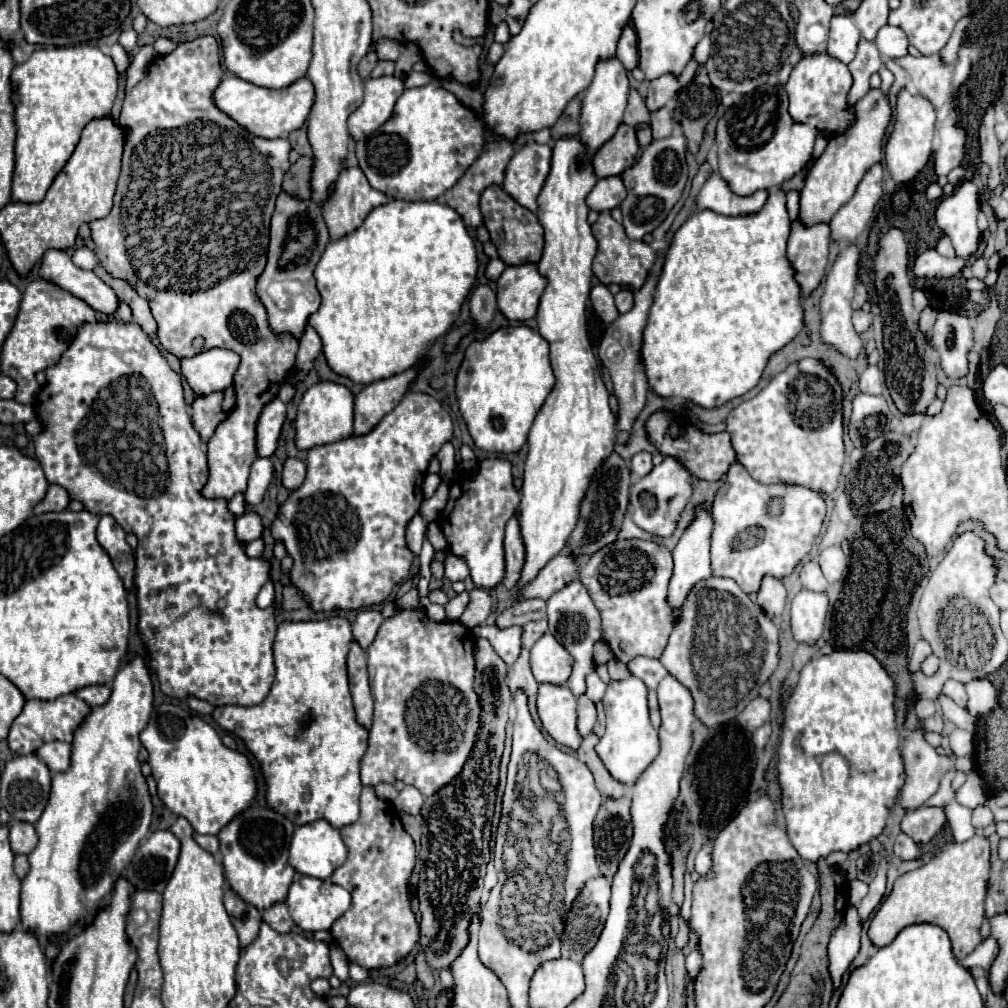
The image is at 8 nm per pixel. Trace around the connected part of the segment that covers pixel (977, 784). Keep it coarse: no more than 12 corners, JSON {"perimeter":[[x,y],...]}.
{"perimeter":[[977,772],[955,792],[955,800],[977,808],[987,800],[983,778]]}

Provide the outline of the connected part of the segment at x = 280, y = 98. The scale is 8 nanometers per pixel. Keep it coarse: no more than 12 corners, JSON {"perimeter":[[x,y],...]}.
{"perimeter":[[229,74],[213,100],[261,138],[305,124],[315,100],[307,76],[291,88]]}

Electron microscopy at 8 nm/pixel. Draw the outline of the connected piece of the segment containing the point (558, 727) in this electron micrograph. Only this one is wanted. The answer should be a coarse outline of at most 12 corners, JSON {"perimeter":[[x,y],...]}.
{"perimeter":[[539,684],[537,712],[557,744],[577,750],[577,700],[565,684]]}

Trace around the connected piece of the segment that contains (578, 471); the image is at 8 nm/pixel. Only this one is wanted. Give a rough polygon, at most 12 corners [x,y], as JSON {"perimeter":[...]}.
{"perimeter":[[555,140],[537,326],[555,386],[521,488],[517,590],[563,550],[615,414],[587,338],[597,176]]}

